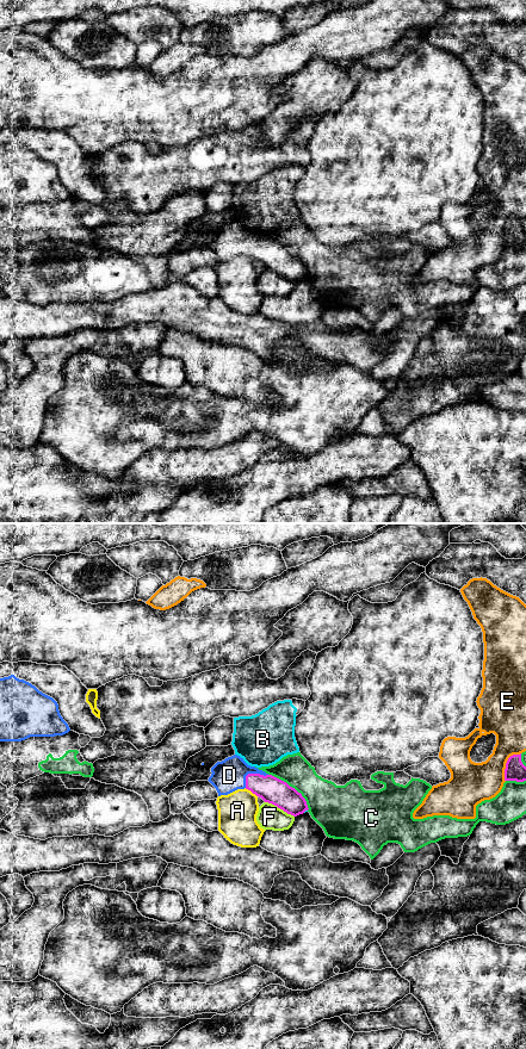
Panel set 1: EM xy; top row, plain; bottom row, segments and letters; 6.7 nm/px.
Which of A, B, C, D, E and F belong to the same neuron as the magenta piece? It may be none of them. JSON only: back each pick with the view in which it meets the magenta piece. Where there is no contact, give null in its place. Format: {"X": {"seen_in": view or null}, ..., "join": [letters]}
{"D": {"seen_in": "xy"}, "join": ["D"]}

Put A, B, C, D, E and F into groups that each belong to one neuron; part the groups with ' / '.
A / B / C / D / E / F

